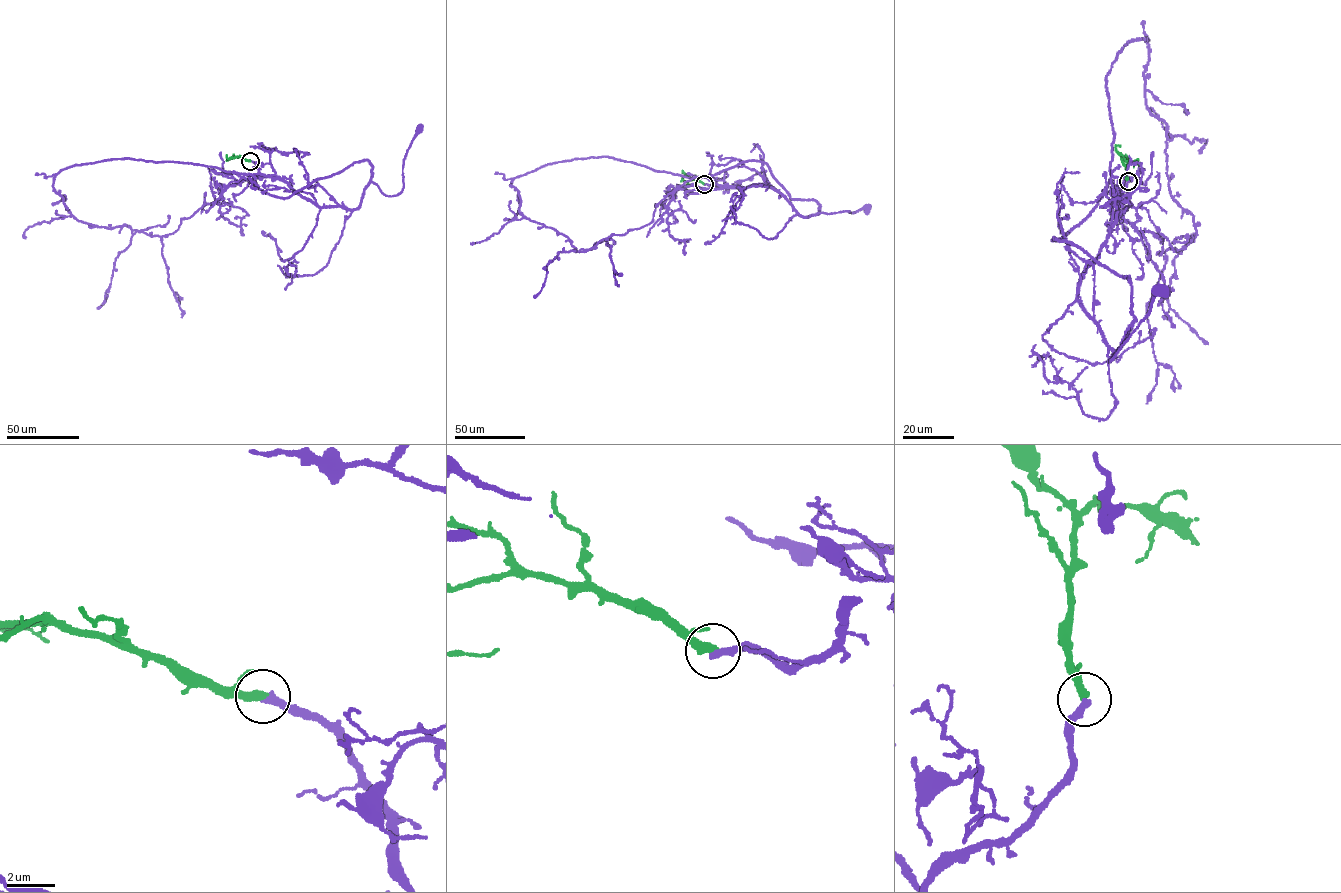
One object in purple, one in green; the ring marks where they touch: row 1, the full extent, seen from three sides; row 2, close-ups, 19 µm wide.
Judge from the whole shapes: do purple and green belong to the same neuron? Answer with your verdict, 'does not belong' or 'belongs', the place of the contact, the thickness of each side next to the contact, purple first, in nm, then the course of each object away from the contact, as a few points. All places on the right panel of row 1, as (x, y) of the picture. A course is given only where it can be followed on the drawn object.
belongs | (1128, 181) | 340/360 nm | purple via (1128, 181), (1111, 201), (1107, 238), (1078, 285), (1080, 304), (1112, 351), (1132, 326), (1110, 362), (1159, 292) | green via (1128, 181), (1127, 163), (1115, 149), (1117, 145), (1120, 147)

